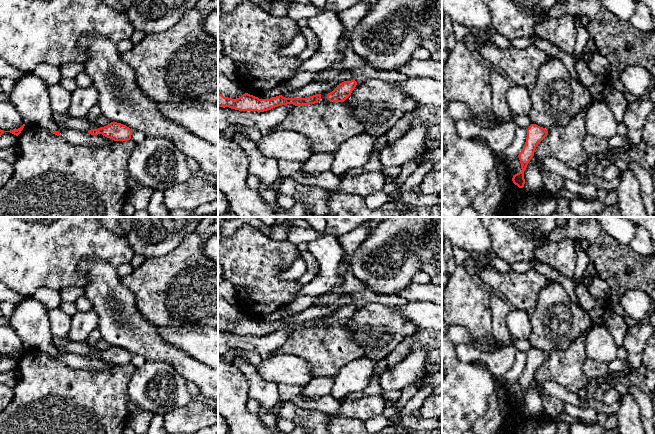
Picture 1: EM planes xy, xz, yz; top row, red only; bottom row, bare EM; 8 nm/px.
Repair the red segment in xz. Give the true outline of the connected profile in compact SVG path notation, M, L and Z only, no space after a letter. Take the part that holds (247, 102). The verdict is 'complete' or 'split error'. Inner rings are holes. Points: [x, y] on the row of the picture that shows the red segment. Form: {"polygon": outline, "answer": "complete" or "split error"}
{"polygon": "M218 93L218 107L229 107L239 111L264 112L287 104L293 104L295 106L315 104L318 103L320 99L321 94L316 94L305 98L285 98L282 95L279 95L270 99L259 99L258 97L248 93L243 94L237 99L232 99L224 97L222 94Z", "answer": "complete"}

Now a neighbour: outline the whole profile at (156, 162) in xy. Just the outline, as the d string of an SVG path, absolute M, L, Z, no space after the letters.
M146 137L131 153L127 170L143 186L165 191L175 183L187 181L192 175L187 159L169 140Z

